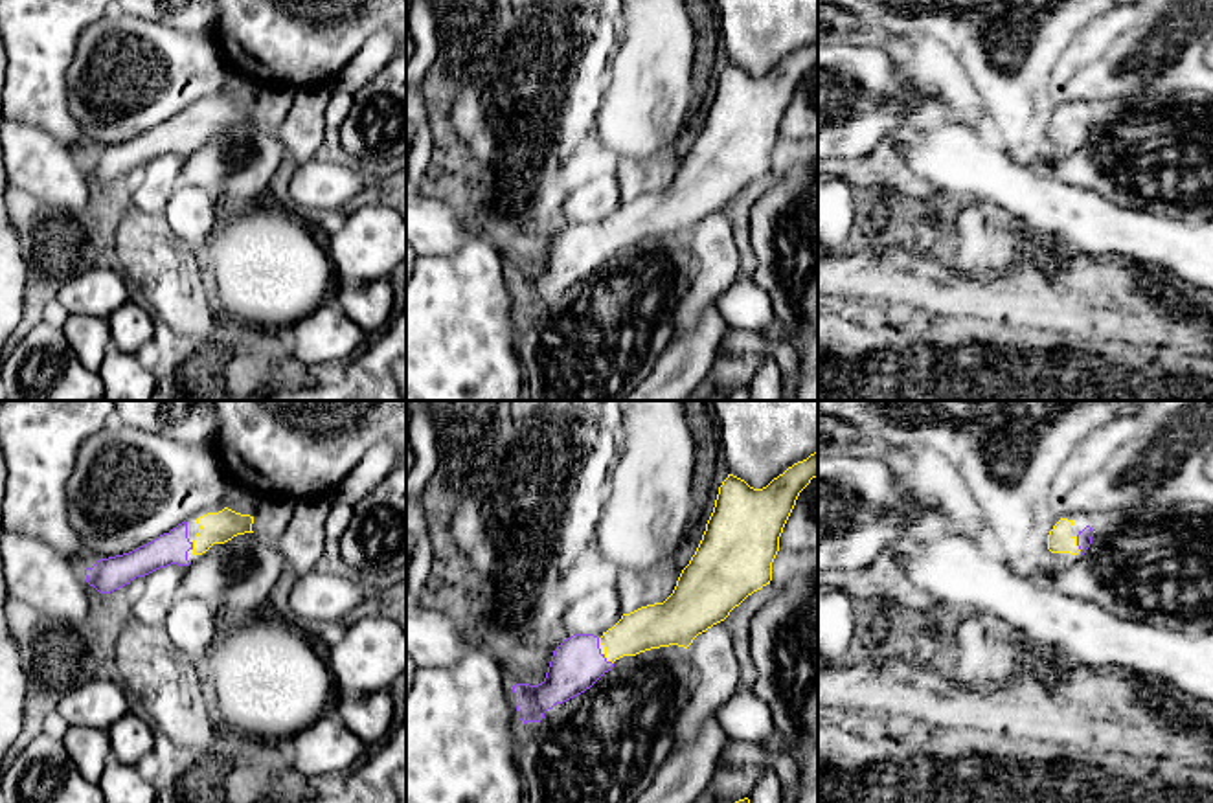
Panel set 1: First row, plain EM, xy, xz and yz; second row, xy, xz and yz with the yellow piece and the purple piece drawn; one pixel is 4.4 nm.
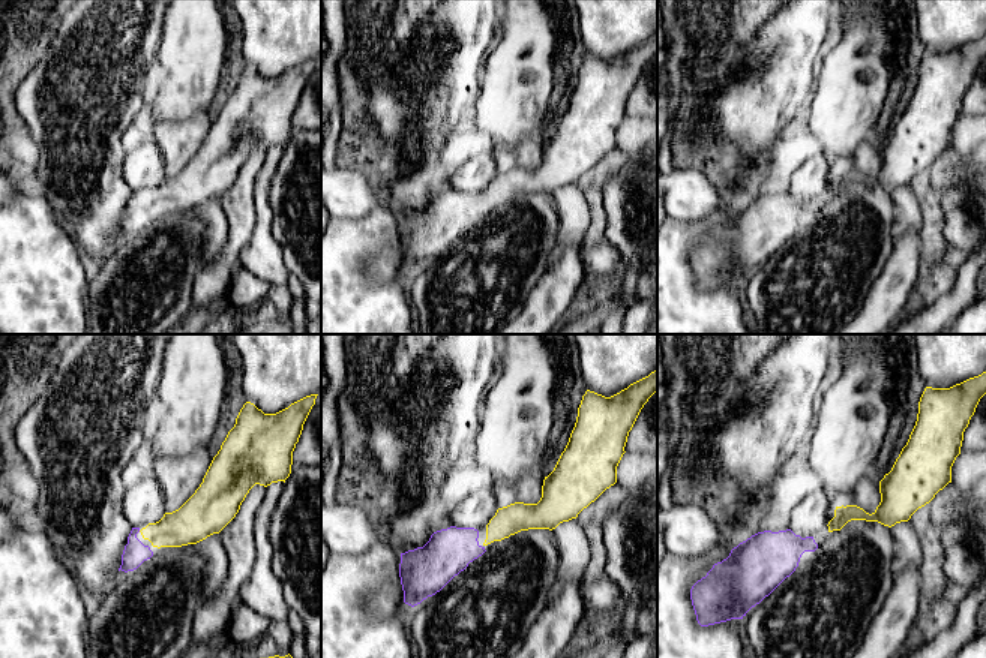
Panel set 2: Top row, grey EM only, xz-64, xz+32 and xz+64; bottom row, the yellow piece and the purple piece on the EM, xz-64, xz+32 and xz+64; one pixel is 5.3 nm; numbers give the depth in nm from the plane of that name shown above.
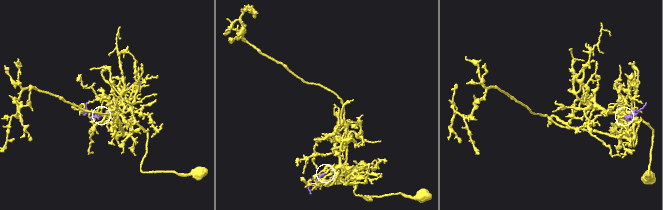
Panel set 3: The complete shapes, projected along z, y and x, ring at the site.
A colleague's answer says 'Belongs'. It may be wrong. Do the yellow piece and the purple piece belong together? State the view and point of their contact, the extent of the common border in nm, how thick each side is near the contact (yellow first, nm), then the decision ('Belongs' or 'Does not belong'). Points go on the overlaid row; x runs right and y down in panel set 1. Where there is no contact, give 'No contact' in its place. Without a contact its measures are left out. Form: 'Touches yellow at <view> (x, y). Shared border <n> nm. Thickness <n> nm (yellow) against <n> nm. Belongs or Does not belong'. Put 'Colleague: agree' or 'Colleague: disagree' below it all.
Touches yellow at yz (1076, 544). Shared border 70 nm. Thickness 110 nm (yellow) against 60 nm. Belongs
Colleague: agree

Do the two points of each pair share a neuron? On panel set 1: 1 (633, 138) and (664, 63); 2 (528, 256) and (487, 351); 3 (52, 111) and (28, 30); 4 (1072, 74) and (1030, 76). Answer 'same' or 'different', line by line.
1: same
2: different
3: same
4: different

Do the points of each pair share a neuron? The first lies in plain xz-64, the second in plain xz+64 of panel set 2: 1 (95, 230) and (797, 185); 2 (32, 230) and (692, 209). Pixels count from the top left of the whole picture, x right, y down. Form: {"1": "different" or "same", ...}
{"1": "different", "2": "different"}

